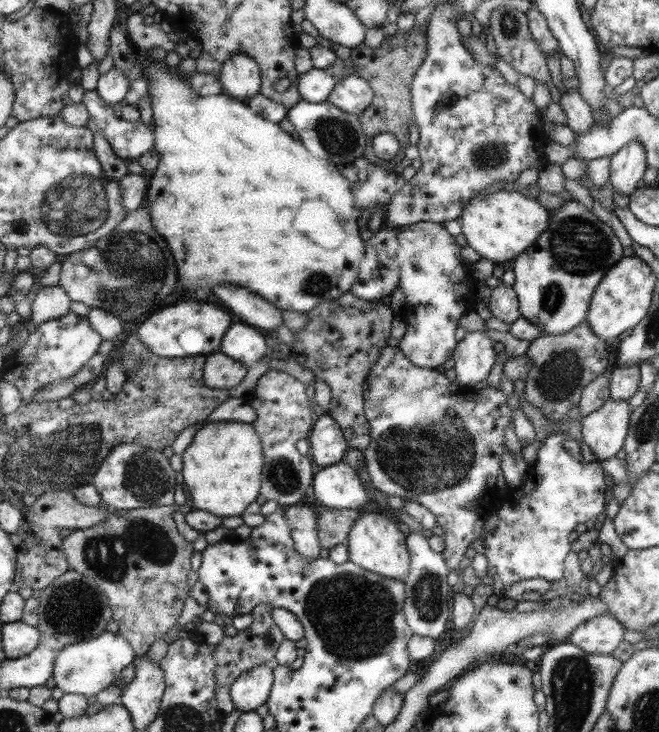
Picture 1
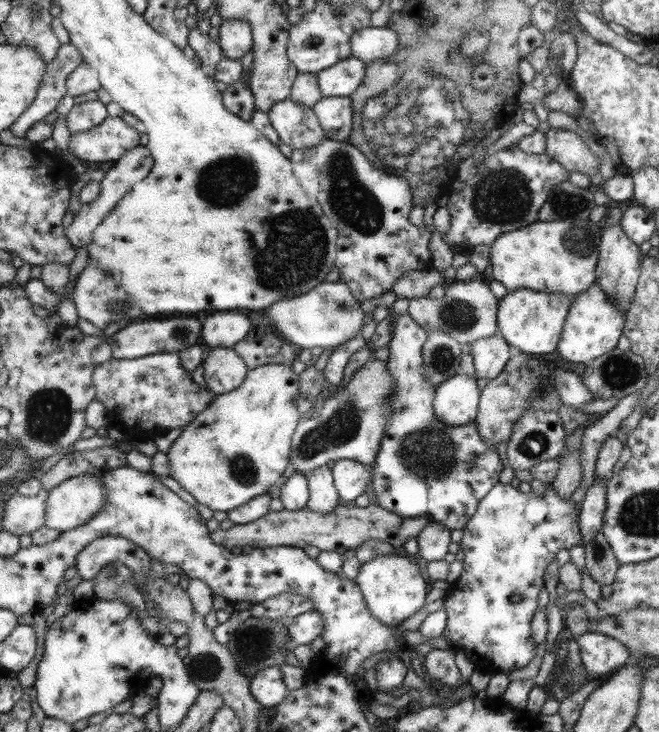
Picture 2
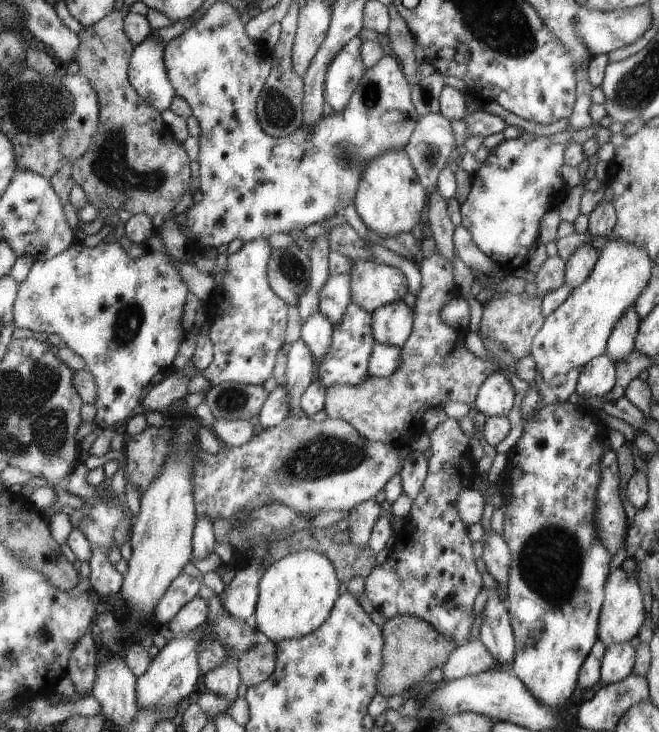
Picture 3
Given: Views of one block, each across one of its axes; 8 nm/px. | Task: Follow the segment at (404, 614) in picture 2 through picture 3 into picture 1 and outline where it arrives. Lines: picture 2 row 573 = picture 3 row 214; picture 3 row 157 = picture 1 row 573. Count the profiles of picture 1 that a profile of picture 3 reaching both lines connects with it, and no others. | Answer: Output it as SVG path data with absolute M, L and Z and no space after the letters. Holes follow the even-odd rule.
M360 512L354 527L350 529L347 547L350 549L350 561L390 579L406 582L408 570L411 570L411 552L406 550L407 538L398 530L396 522L392 522L384 514Z

